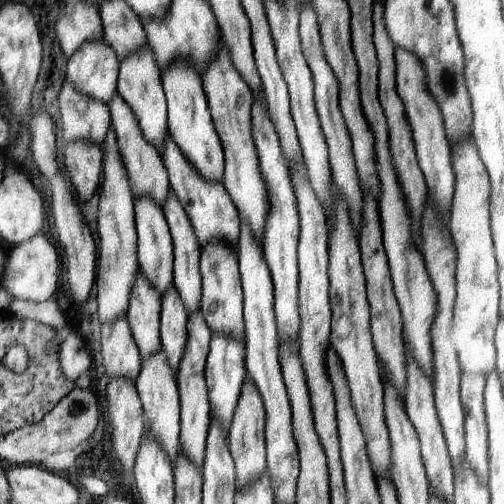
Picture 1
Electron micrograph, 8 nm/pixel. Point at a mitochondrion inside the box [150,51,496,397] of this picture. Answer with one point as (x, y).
(448, 79)

